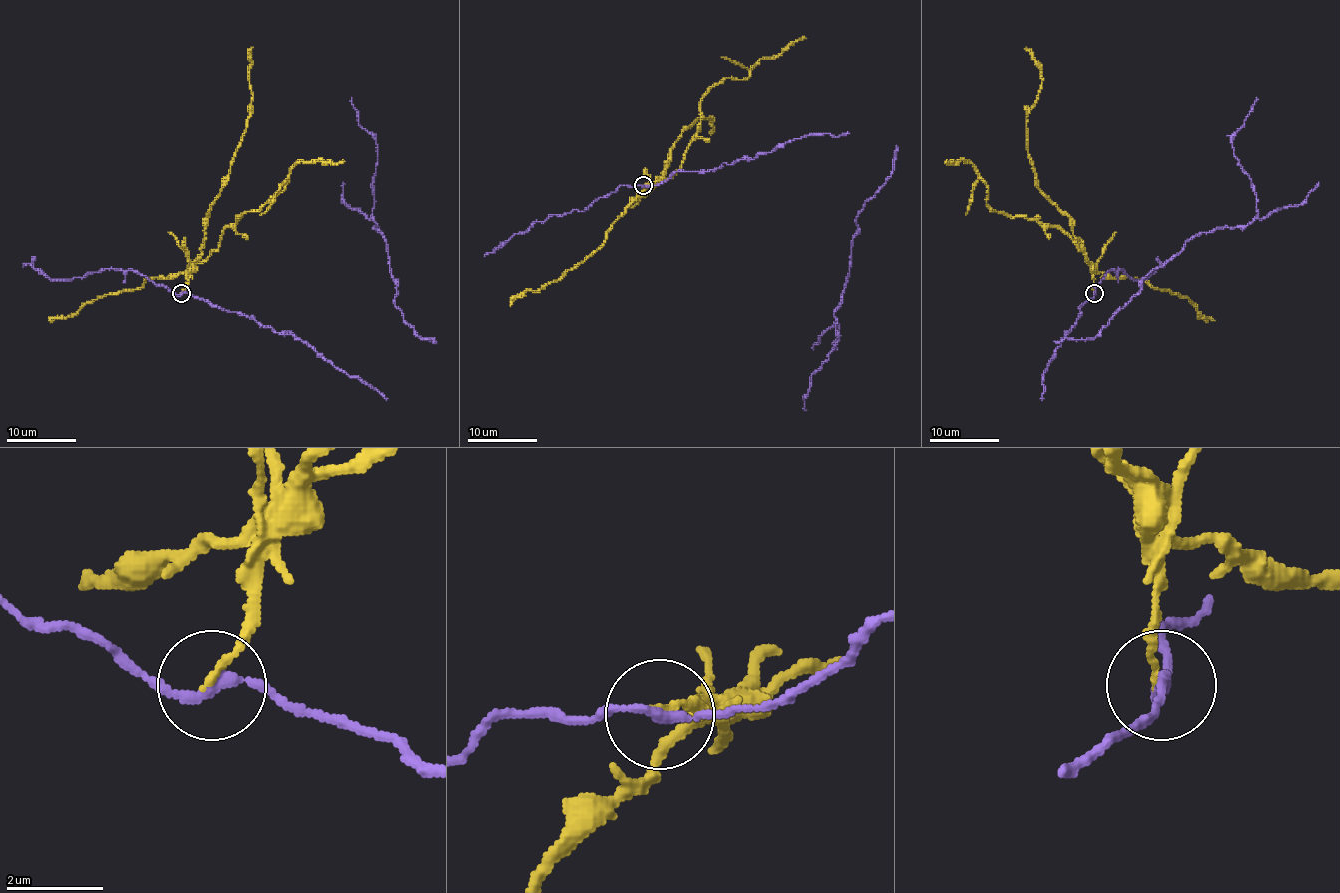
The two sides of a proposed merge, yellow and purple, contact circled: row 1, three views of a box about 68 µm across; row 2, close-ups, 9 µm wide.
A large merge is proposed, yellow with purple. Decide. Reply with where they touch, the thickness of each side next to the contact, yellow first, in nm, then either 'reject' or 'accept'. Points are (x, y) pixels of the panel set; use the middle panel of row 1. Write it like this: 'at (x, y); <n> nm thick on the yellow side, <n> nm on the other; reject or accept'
at (643, 185); 130 nm thick on the yellow side, 220 nm on the other; reject

